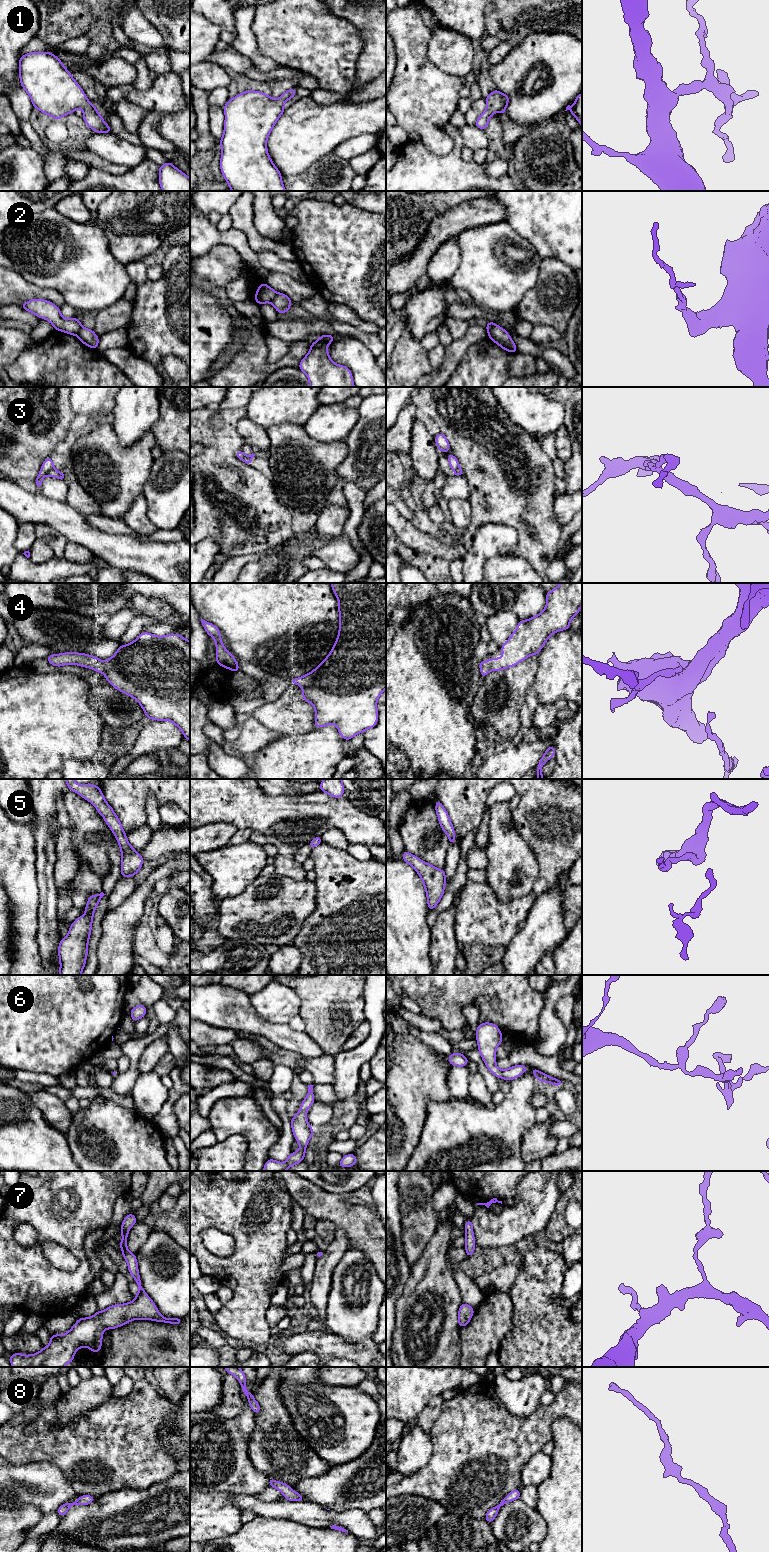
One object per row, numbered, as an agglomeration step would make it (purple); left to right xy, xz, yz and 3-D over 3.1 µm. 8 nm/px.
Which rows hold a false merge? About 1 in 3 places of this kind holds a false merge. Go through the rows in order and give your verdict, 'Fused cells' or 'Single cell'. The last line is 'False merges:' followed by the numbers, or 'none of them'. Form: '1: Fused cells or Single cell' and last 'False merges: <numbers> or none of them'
1: Single cell
2: Fused cells
3: Fused cells
4: Single cell
5: Single cell
6: Single cell
7: Single cell
8: Single cell
False merges: 2, 3

